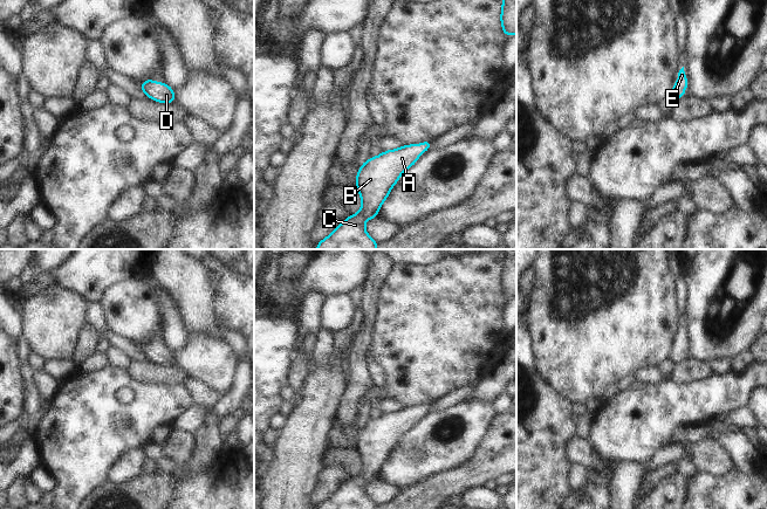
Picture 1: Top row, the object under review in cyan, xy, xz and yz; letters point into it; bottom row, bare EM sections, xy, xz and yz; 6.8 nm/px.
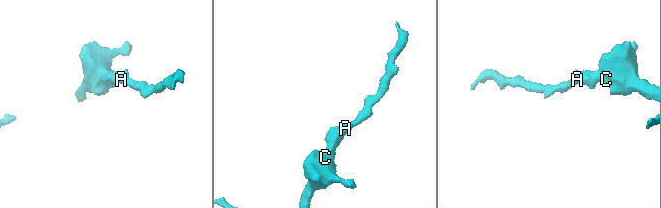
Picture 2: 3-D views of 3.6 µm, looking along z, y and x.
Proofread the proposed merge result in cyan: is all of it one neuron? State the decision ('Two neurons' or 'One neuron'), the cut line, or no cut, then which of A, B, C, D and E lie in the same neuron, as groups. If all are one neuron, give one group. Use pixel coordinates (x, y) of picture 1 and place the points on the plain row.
One neuron. No split. Groups: A B C D E

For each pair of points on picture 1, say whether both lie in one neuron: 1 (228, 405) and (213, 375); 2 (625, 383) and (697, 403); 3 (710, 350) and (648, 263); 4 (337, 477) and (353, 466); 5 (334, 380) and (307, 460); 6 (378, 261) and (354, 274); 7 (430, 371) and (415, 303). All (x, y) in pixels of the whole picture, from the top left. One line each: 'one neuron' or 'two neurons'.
1: two neurons
2: two neurons
3: two neurons
4: two neurons
5: one neuron
6: two neurons
7: one neuron

